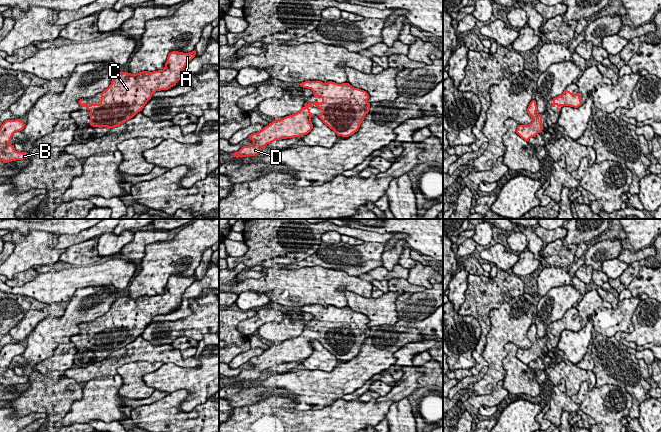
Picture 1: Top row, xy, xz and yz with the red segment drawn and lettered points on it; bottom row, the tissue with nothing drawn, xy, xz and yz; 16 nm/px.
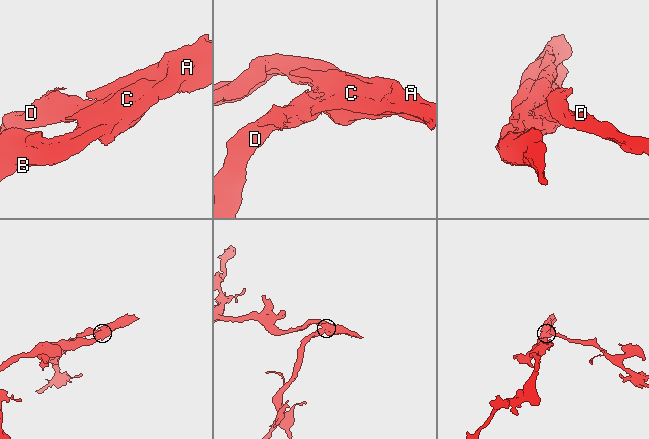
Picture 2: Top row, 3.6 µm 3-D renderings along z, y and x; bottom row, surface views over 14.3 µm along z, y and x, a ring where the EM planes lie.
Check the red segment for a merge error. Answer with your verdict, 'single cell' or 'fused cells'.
single cell

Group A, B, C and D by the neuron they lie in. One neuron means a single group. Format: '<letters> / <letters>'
A B C D

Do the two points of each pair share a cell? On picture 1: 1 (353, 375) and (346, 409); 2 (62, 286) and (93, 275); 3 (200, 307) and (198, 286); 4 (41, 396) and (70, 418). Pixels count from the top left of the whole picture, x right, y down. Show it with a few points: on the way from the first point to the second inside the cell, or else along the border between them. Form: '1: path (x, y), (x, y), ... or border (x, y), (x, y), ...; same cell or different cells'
1: border (340, 397), (319, 409); different cells
2: path (70, 280), (85, 276); same cell
3: border (203, 292), (189, 300), (192, 312), (188, 316); different cells
4: border (81, 397), (59, 419); different cells

